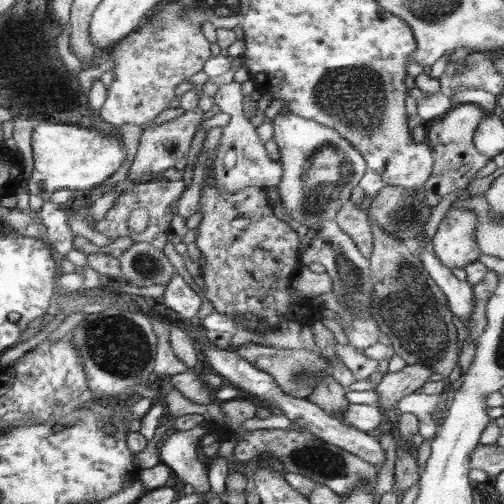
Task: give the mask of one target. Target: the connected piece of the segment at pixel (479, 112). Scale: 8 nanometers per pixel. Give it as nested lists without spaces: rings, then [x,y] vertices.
[[[457,104],[446,113],[445,118],[427,123],[425,143],[433,152],[433,171],[424,190],[424,200],[428,206],[435,207],[449,192],[468,188],[472,177],[490,162],[491,158],[480,153],[473,142],[476,128],[484,116],[485,110],[477,104]]]

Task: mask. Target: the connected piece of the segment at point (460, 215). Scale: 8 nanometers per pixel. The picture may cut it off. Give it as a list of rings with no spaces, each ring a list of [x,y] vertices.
[[[452,208],[441,220],[432,238],[433,250],[451,271],[464,269],[478,260],[481,250],[476,241],[476,224],[479,219],[473,211]]]

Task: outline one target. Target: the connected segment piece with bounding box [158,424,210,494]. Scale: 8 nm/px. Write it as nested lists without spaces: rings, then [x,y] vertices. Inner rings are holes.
[[[203,424],[189,431],[174,430],[174,433],[160,441],[160,463],[168,466],[185,484],[194,487],[196,494],[210,491],[207,478],[208,465],[199,451],[201,436],[207,433]]]

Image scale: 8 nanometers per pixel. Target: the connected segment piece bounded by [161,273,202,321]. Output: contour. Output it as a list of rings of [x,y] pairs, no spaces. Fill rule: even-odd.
[[[178,273],[166,285],[162,301],[168,308],[177,312],[180,321],[196,320],[202,306],[202,298]]]

